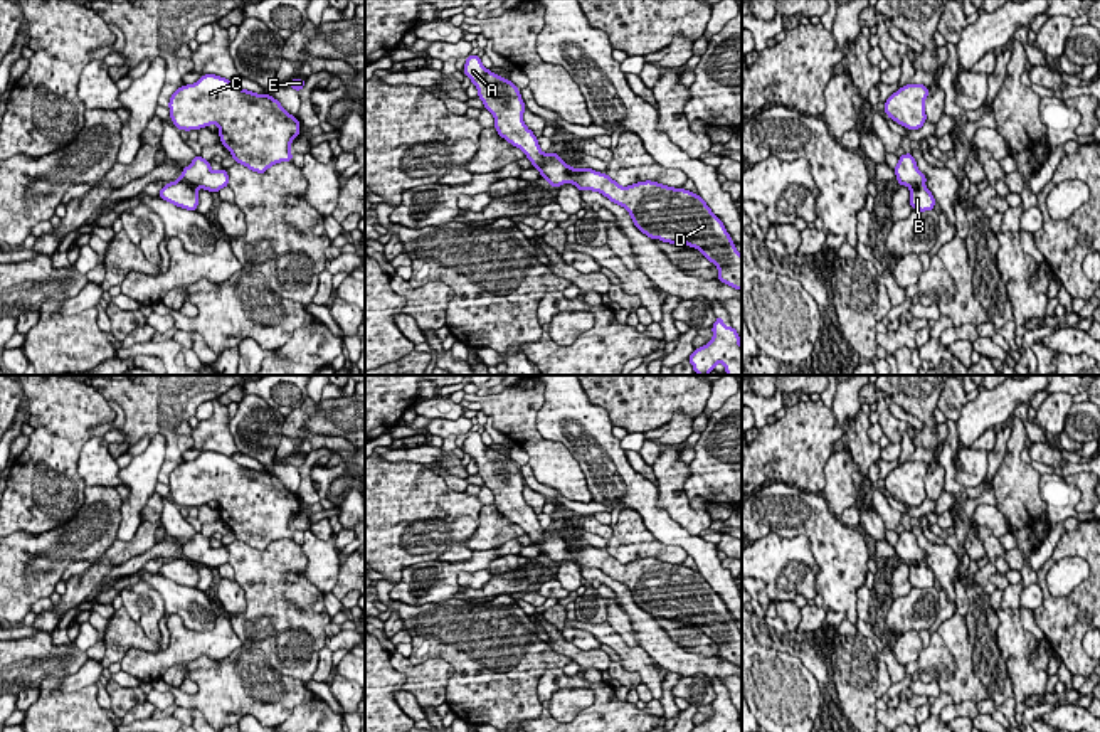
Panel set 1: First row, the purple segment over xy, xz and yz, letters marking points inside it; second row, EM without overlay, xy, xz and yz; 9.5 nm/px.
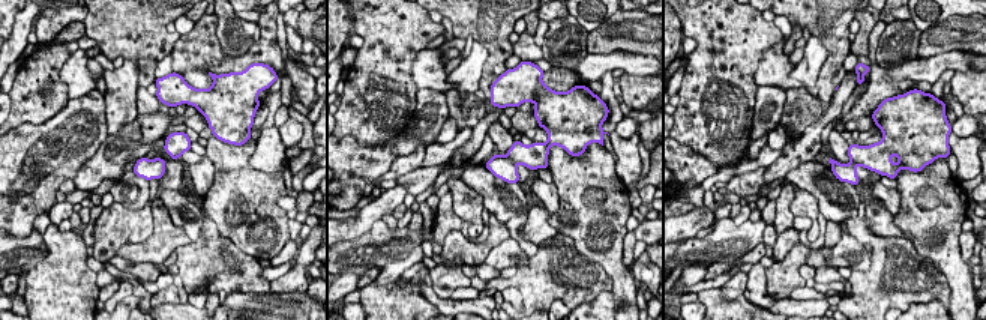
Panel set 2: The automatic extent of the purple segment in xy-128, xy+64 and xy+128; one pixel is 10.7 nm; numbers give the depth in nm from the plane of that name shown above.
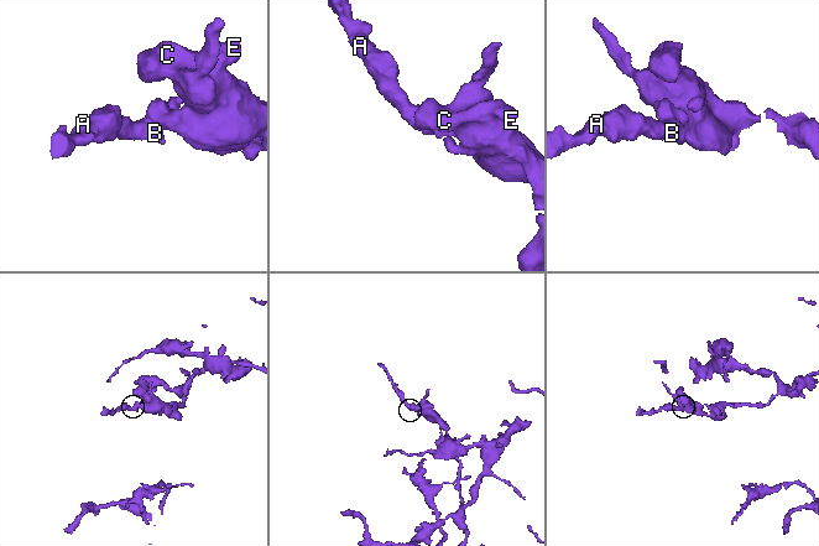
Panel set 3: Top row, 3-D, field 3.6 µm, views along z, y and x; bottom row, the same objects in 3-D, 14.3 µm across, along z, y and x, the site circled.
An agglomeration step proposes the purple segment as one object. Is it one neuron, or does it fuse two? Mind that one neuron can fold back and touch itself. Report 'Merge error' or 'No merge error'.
Merge error

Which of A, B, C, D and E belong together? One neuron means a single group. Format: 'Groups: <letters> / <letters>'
Groups: A B / C D E

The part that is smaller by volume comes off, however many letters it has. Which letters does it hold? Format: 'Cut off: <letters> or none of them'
Cut off: A, B

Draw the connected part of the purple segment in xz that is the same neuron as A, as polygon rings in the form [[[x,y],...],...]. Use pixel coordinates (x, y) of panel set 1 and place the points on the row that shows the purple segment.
[[[469,54],[463,72],[476,86],[478,98],[483,101],[484,109],[493,114],[498,135],[520,148],[550,187],[572,183],[570,165],[567,165],[557,151],[543,153],[538,138],[526,128],[523,121],[526,106],[520,89],[510,79],[486,69],[481,64],[481,56]]]

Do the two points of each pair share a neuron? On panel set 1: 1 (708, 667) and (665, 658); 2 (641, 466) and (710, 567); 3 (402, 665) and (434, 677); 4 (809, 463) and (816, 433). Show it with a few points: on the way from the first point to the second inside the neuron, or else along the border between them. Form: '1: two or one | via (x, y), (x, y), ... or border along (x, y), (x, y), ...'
1: one | via (698, 663), (685, 663), (675, 658)
2: two | border along (626, 451), (628, 463), (655, 485)
3: one | via (411, 672), (417, 677), (426, 677)
4: one | via (809, 456), (813, 440)

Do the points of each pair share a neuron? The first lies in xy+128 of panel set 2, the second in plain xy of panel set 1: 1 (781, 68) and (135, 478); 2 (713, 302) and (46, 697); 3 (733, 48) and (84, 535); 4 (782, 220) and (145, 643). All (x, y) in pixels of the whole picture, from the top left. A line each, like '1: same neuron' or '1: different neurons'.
1: different neurons
2: same neuron
3: different neurons
4: same neuron

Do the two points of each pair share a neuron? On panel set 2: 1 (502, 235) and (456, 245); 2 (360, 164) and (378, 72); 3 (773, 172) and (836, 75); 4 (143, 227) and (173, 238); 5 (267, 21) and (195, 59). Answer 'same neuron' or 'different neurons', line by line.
1: same neuron
2: different neurons
3: different neurons
4: different neurons
5: same neuron

